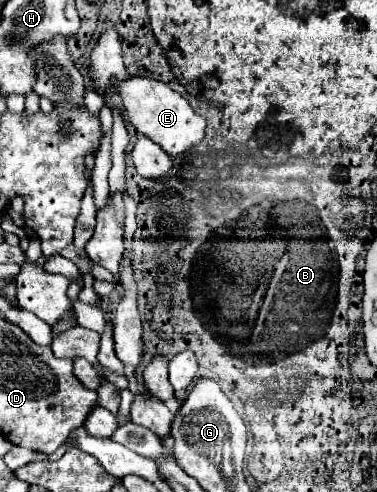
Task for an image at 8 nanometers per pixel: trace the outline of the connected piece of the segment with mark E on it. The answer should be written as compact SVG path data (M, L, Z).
M128 76L126 80L112 82L112 84L114 84L114 90L120 94L128 120L136 128L136 132L160 144L162 150L168 152L170 156L182 154L192 144L198 144L202 140L206 120L198 116L192 110L192 106L178 92L168 88L164 82L148 76Z

